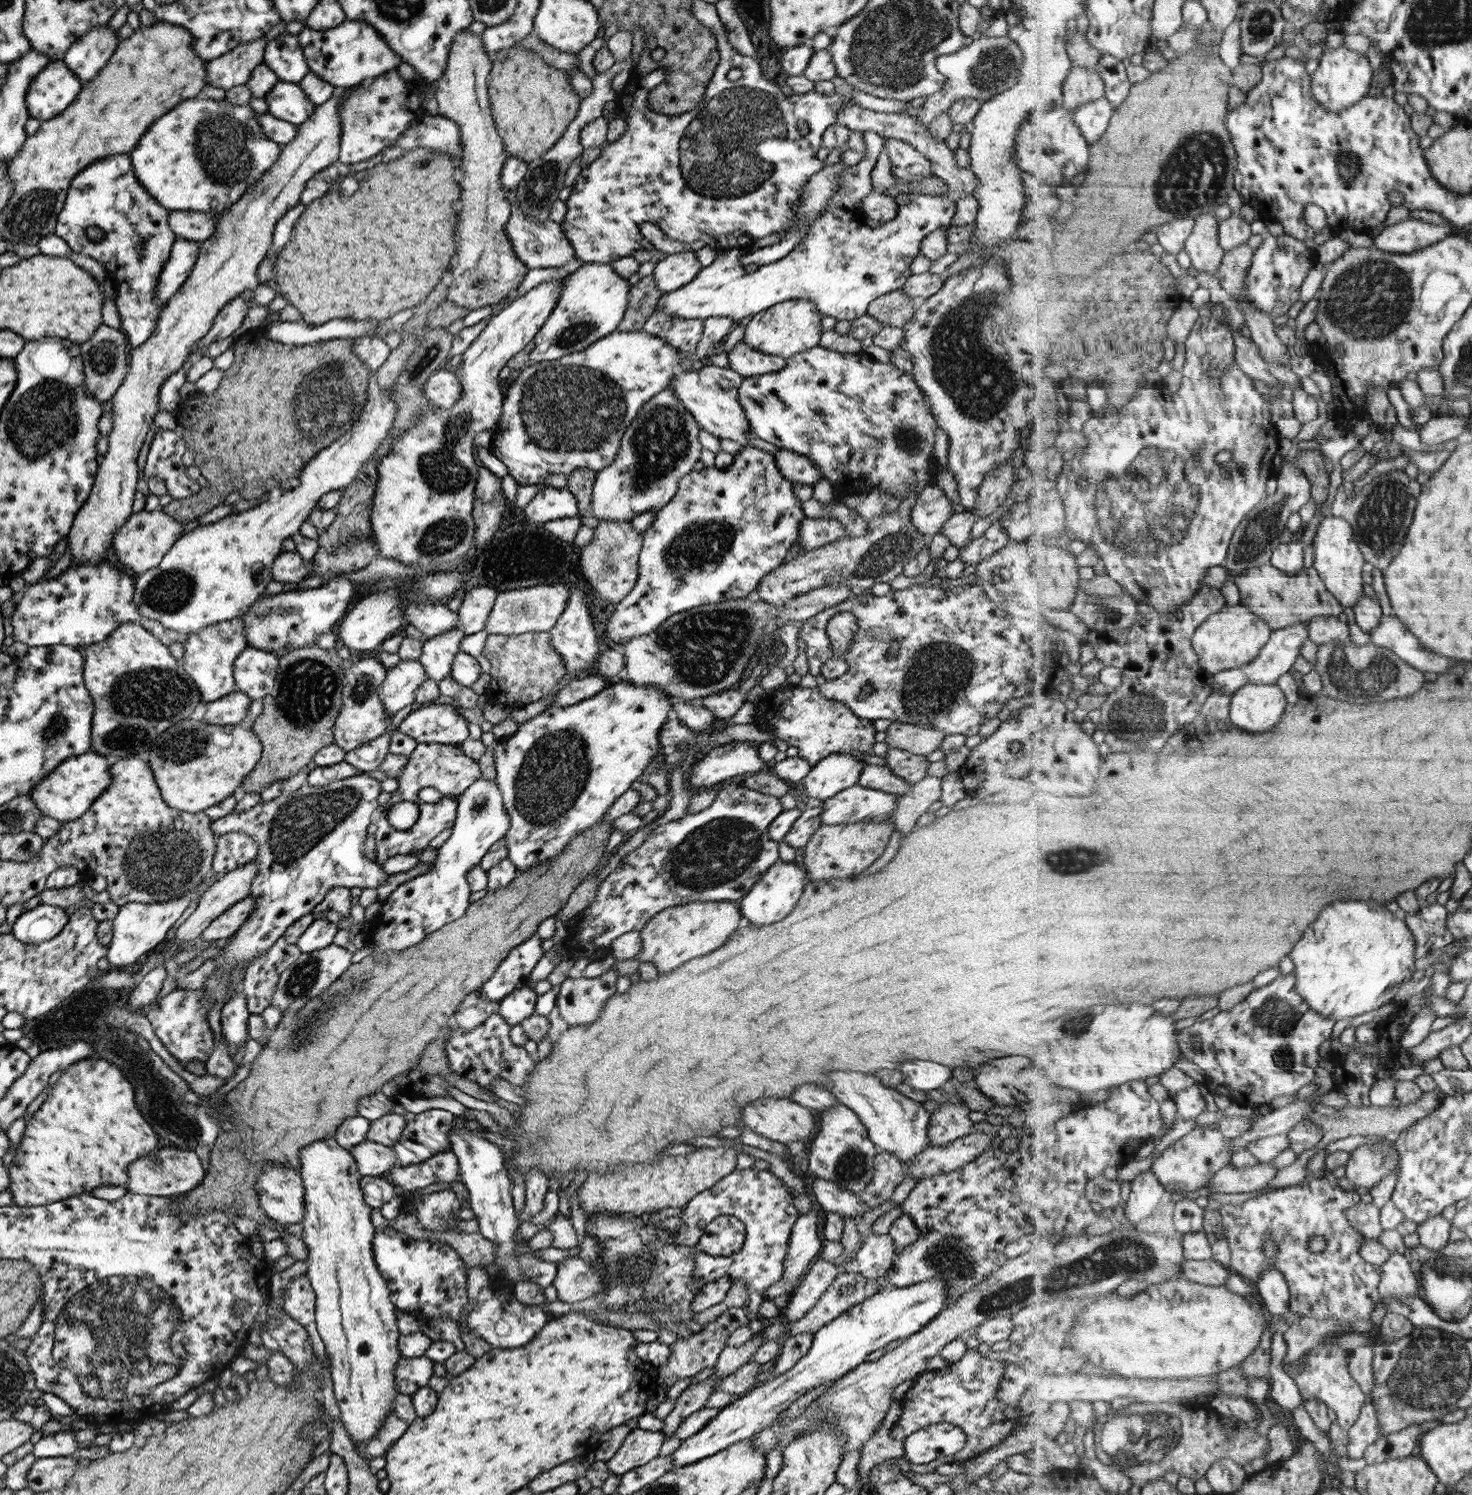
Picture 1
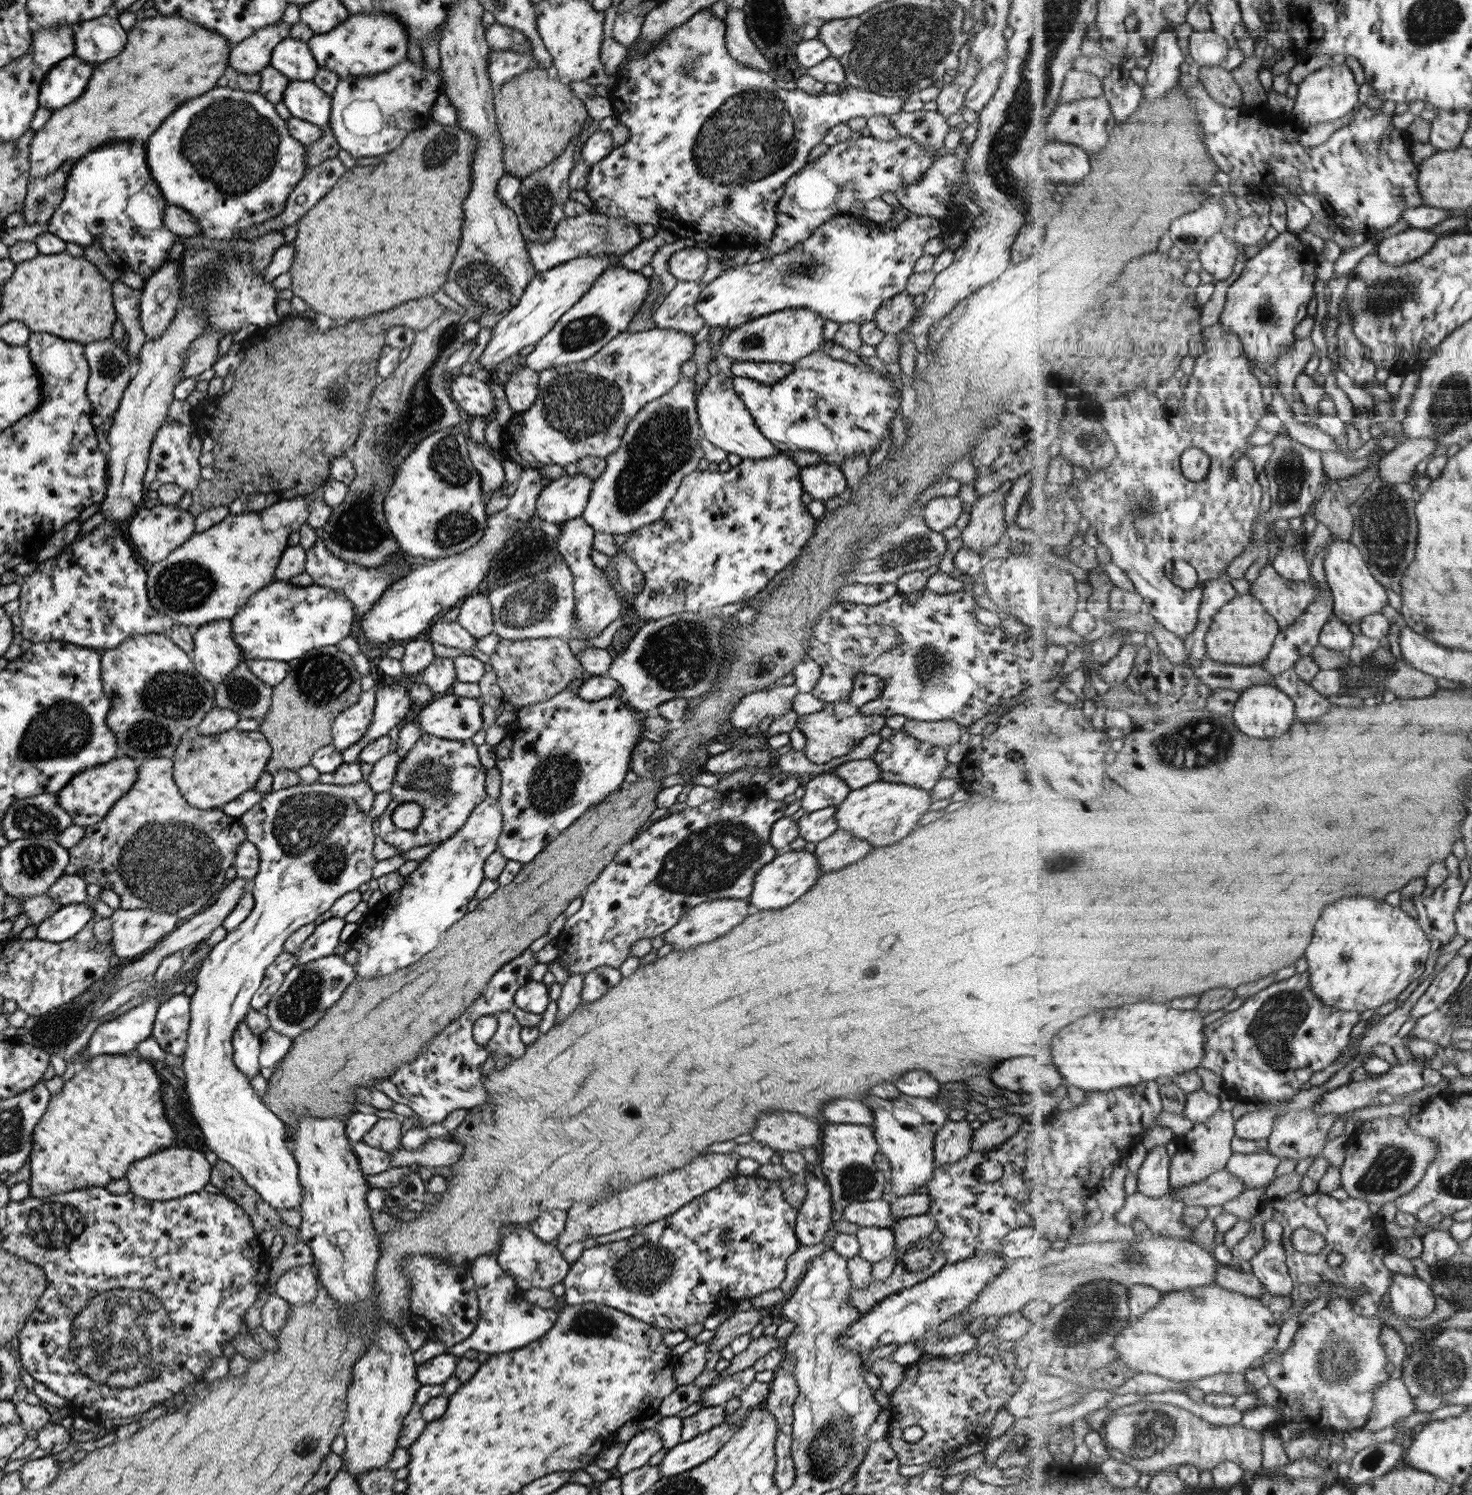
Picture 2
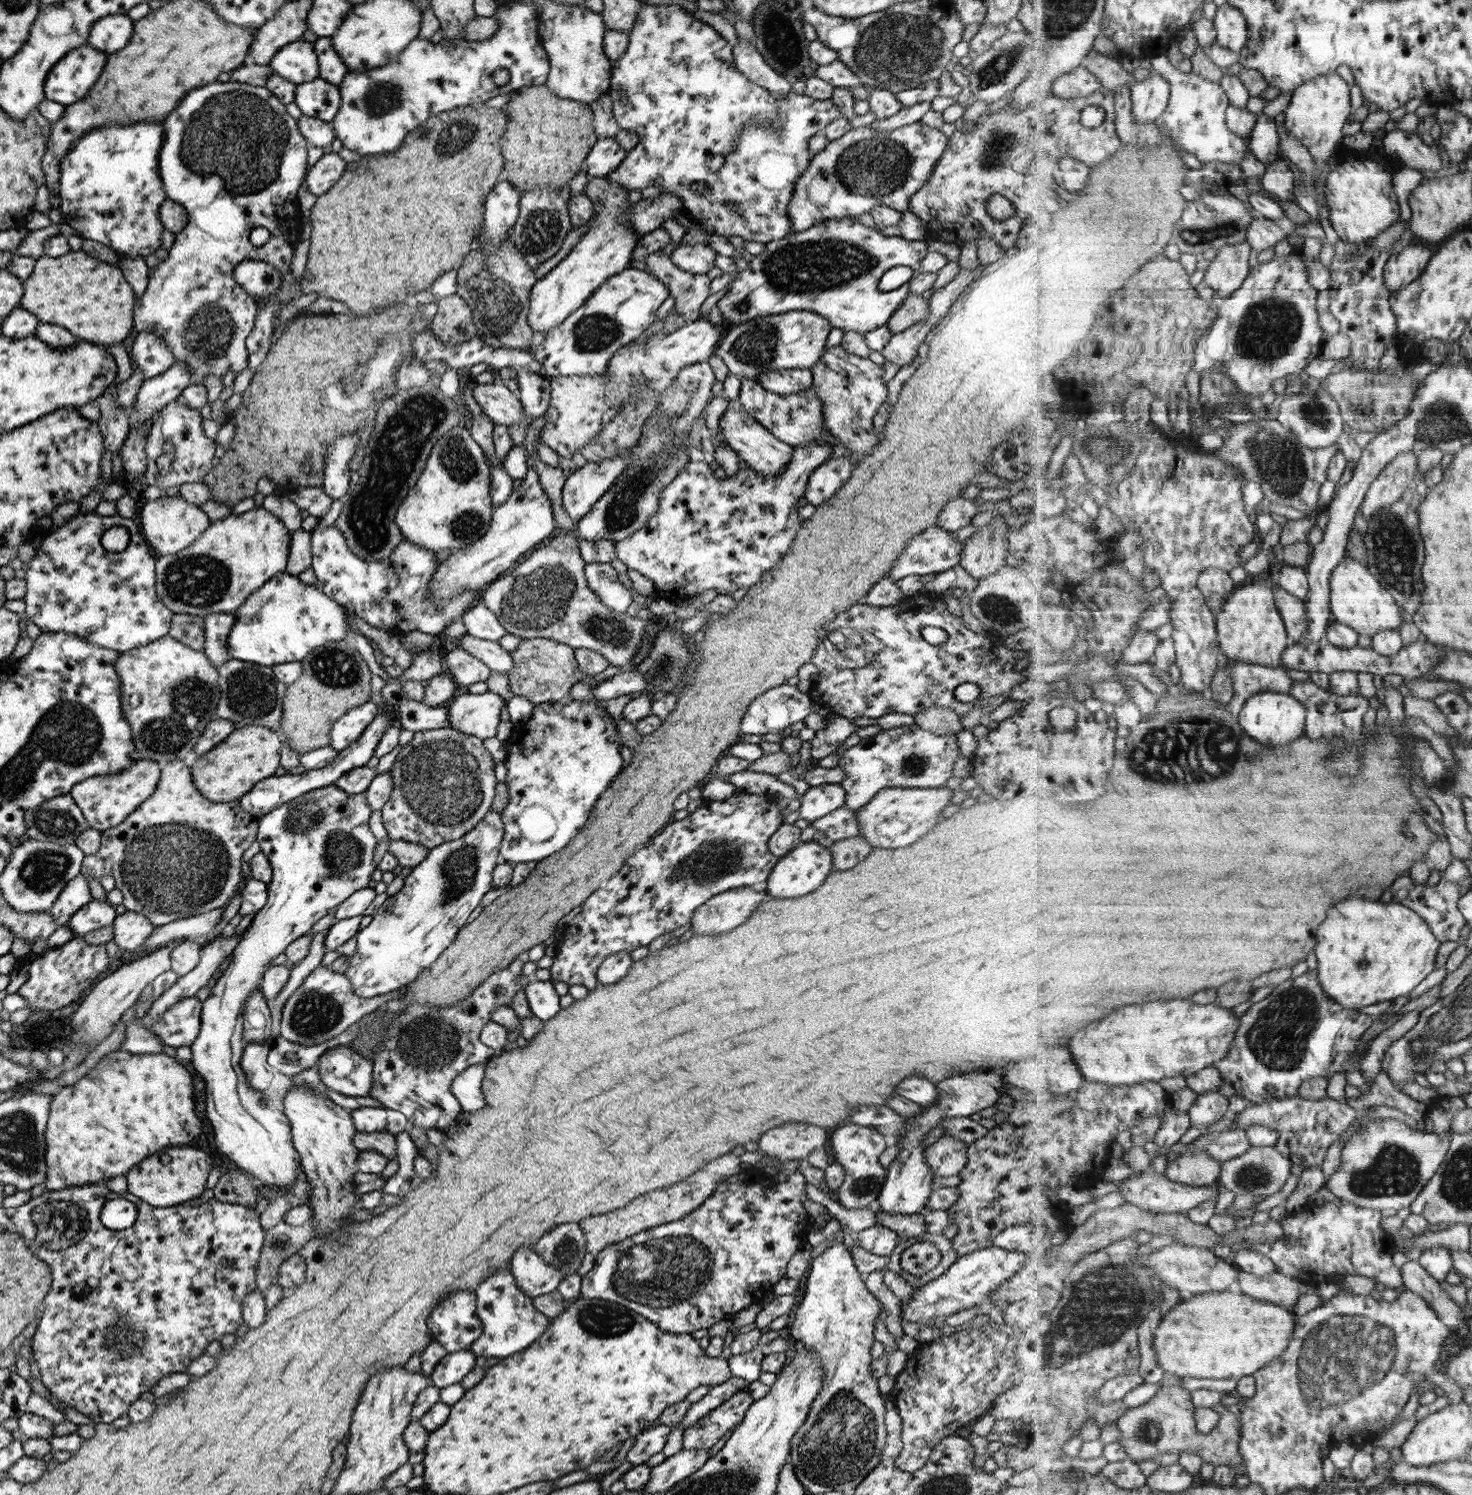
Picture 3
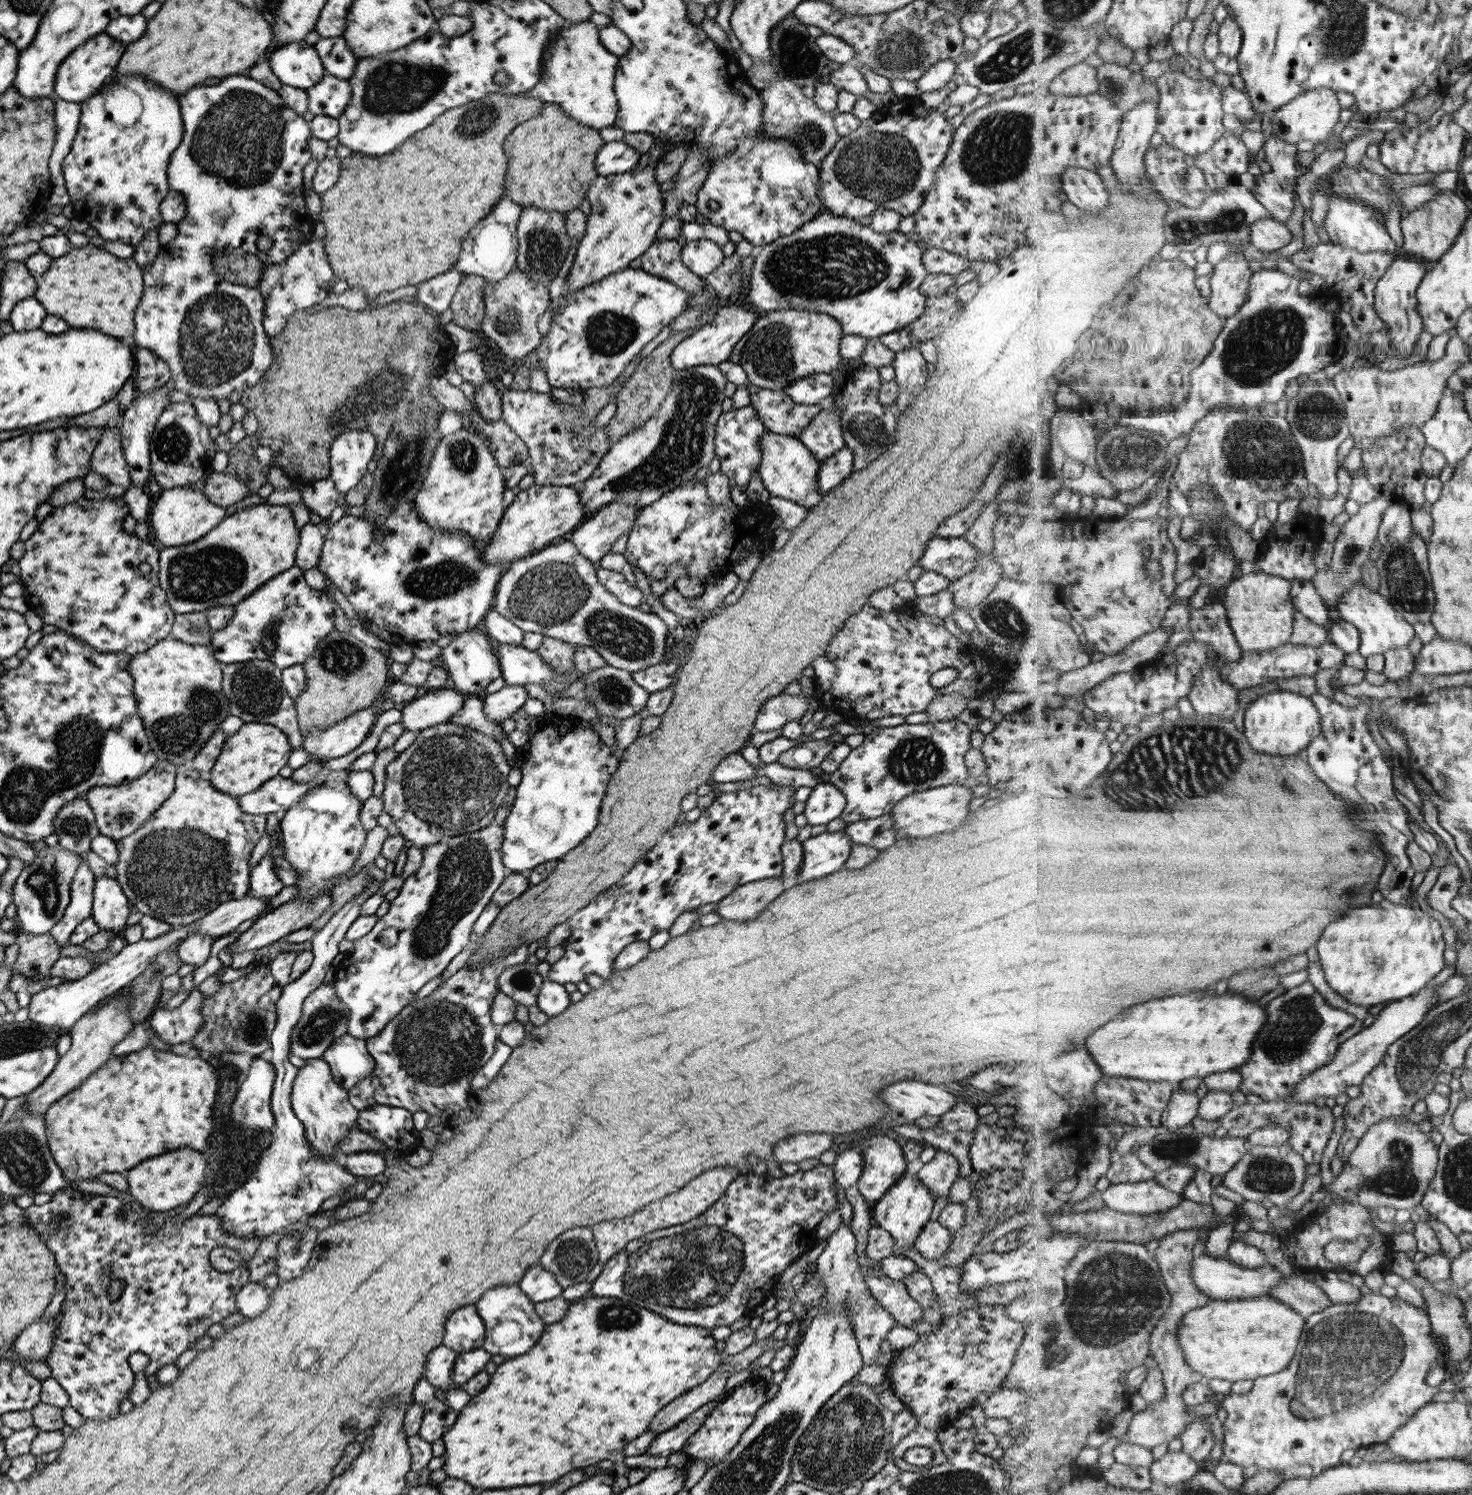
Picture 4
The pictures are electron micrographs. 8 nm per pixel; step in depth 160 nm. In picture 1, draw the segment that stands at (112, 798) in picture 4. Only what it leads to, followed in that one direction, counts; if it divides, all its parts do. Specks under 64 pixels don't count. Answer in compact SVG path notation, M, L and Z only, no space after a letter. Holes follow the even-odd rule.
M87 751L68 759L57 764L57 768L49 772L41 782L34 784L27 794L38 812L60 823L75 820L83 815L93 799L111 783L111 775L109 775L111 763L100 754Z

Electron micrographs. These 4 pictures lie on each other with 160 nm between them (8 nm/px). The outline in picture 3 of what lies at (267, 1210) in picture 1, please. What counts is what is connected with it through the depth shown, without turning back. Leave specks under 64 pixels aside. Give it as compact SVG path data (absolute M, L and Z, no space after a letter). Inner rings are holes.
M331 784L321 788L309 789L307 792L301 793L301 796L296 796L294 799L283 801L281 804L277 805L277 808L273 808L272 811L266 812L259 817L254 840L259 844L259 852L265 855L266 861L271 867L271 878L266 884L268 892L267 900L265 901L264 906L259 911L255 912L253 919L251 919L249 924L244 928L238 943L234 946L234 949L230 952L230 957L227 959L227 968L221 972L221 976L219 976L215 984L211 986L210 994L205 1000L202 1000L201 1012L199 1015L199 1032L193 1039L193 1042L189 1045L189 1050L191 1051L191 1057L189 1059L189 1062L191 1062L190 1070L199 1076L199 1080L203 1080L203 1092L205 1094L205 1121L209 1122L211 1132L214 1132L213 1144L215 1144L215 1147L217 1147L220 1154L227 1156L231 1162L234 1162L237 1166L236 1168L241 1168L242 1171L247 1171L247 1173L259 1180L263 1185L267 1185L267 1187L277 1187L277 1189L281 1189L287 1187L289 1183L293 1183L293 1179L297 1177L297 1171L299 1171L300 1164L297 1153L295 1153L291 1143L290 1127L287 1118L280 1109L273 1106L270 1097L265 1092L254 1091L253 1088L249 1086L249 1083L241 1070L240 1056L242 1055L244 1047L244 1043L242 1042L242 1012L244 1011L244 1006L249 995L255 988L260 986L263 973L267 970L270 960L273 957L282 954L285 947L292 940L295 940L298 936L308 932L309 928L311 928L319 918L327 915L328 910L337 907L337 905L342 900L345 900L345 898L352 892L368 886L371 872L373 872L375 868L375 865L373 864L373 849L376 845L376 838L369 828L369 815L371 814L371 811L368 802L365 800L364 793L347 794L335 784Z

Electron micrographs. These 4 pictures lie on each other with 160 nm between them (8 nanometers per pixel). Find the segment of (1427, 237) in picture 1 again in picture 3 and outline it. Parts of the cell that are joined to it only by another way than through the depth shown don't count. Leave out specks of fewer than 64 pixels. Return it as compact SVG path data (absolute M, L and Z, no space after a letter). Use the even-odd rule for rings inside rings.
M1421 242L1420 244L1408 244L1400 252L1394 252L1387 261L1385 267L1385 286L1390 294L1395 294L1409 284L1413 284L1421 274L1434 255L1431 246Z

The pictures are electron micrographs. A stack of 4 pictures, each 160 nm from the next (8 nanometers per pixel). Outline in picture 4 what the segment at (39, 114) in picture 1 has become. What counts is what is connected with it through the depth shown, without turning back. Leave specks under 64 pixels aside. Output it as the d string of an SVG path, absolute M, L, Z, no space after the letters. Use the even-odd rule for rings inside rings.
M101 32L85 40L81 46L74 48L57 67L53 83L54 97L67 102L80 103L93 96L100 86L114 74L114 68L125 48L123 42L113 40Z

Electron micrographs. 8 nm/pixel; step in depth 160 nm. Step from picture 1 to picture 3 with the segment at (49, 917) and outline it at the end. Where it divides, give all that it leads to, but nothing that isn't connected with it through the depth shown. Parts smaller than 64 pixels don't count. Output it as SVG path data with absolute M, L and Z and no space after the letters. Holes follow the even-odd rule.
M91 899L83 908L75 912L73 918L69 918L66 926L77 935L84 935L86 932L111 926L115 919L115 908L106 900Z

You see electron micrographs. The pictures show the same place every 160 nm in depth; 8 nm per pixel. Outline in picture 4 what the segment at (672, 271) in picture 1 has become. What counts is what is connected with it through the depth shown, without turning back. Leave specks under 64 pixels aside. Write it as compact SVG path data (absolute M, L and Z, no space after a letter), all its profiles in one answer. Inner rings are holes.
M711 240L687 241L680 250L681 262L701 279L721 264L724 259L721 246Z

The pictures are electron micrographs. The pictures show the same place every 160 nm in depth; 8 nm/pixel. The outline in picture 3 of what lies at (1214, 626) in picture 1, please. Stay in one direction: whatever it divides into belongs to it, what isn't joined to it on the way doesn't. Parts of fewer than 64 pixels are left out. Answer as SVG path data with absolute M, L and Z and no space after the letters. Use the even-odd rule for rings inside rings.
M1268 572L1248 577L1227 599L1216 617L1219 647L1224 657L1251 665L1264 665L1285 670L1291 680L1309 682L1309 674L1283 666L1283 653L1290 646L1286 624L1276 603L1275 587Z

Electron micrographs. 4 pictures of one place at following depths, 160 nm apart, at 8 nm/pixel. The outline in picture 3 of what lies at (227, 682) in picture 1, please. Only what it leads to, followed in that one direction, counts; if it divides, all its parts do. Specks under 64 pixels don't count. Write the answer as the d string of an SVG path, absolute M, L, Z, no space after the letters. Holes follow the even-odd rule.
M213 613L202 617L203 619L203 644L202 652L213 667L219 667L228 658L226 639L234 621L232 613Z

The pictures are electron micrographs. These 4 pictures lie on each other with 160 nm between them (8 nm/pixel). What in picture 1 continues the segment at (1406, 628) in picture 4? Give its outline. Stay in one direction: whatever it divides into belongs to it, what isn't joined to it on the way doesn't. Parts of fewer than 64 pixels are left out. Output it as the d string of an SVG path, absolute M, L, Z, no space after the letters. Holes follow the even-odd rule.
M1327 514L1317 527L1312 548L1314 549L1313 566L1320 572L1326 587L1341 601L1343 606L1353 609L1365 594L1363 592L1363 566L1367 561L1357 542L1353 525L1345 517Z

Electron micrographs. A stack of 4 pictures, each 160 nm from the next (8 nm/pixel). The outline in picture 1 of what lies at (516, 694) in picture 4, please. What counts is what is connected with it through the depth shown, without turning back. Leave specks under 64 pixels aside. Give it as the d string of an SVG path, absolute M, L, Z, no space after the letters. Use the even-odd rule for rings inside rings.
M423 704L405 716L395 731L416 743L460 745L468 737L465 719L447 704Z

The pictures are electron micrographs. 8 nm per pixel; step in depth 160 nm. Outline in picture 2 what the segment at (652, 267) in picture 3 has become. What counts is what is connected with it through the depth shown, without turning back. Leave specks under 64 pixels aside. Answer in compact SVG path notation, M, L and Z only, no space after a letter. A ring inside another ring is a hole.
M699 280L677 281L675 289L663 300L656 312L650 316L655 329L671 329L695 334L704 324L698 316L695 302L703 290Z

